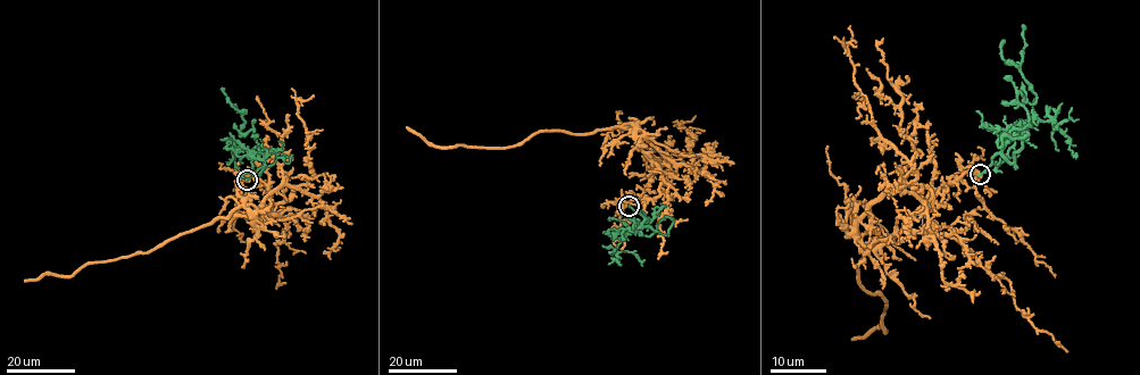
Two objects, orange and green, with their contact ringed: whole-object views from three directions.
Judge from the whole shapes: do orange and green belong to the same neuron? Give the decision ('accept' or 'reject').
reject

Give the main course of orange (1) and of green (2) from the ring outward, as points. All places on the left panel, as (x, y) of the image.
1: (247, 180), (257, 177), (271, 192), (271, 207), (254, 224), (240, 205), (147, 252), (24, 281)
2: (247, 180), (277, 155), (291, 156), (285, 163), (264, 150), (252, 130), (240, 135), (243, 117), (222, 88)

